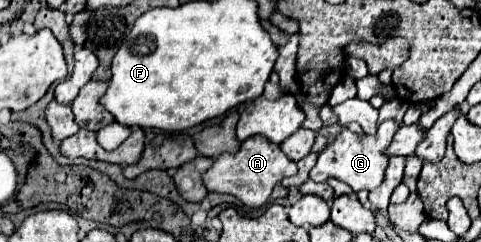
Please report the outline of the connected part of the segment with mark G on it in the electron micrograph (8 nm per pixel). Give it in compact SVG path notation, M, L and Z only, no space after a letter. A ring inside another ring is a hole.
M384 121L380 127L378 127L378 133L372 135L372 137L356 137L354 133L350 133L348 129L344 129L344 133L340 133L338 139L330 141L324 151L318 155L318 163L316 167L310 171L310 179L312 181L326 181L328 177L336 177L344 183L348 183L352 187L352 191L360 191L360 189L366 189L366 191L372 191L376 189L382 179L384 179L384 171L388 167L388 161L390 161L390 155L386 153L386 149L390 147L392 143L392 135L396 133L398 129L398 123L394 121Z

